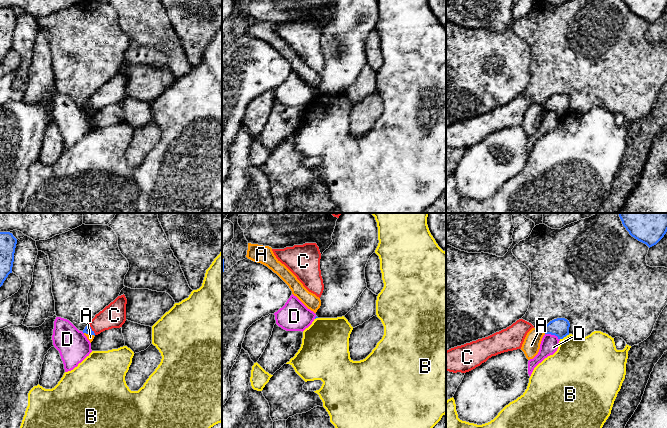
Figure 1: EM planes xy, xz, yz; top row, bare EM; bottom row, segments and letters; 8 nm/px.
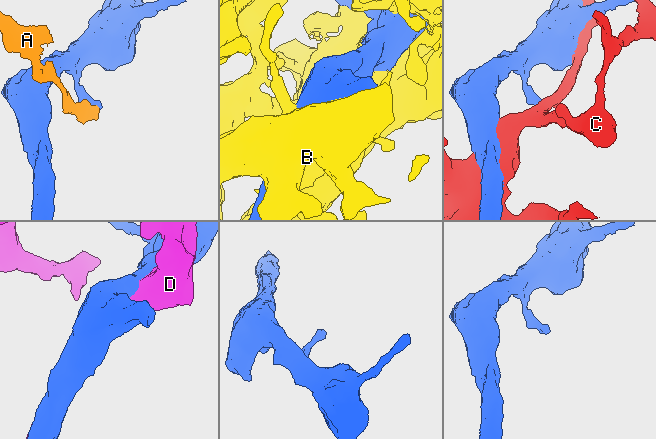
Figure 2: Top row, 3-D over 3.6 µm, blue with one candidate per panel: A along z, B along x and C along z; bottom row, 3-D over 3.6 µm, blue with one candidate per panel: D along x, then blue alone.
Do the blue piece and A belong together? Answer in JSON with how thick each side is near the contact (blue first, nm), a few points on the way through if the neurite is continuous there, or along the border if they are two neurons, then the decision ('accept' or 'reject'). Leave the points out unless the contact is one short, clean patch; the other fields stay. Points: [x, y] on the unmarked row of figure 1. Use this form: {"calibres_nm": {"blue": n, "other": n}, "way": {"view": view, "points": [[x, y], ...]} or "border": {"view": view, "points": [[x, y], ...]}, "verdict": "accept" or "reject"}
{"calibres_nm": {"blue": 150, "other": 140}, "border": {"view": "yz", "points": [[543, 107], [545, 109]]}, "verdict": "reject"}

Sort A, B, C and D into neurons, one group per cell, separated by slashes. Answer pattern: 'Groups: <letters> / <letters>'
Groups: A / B / C / D

